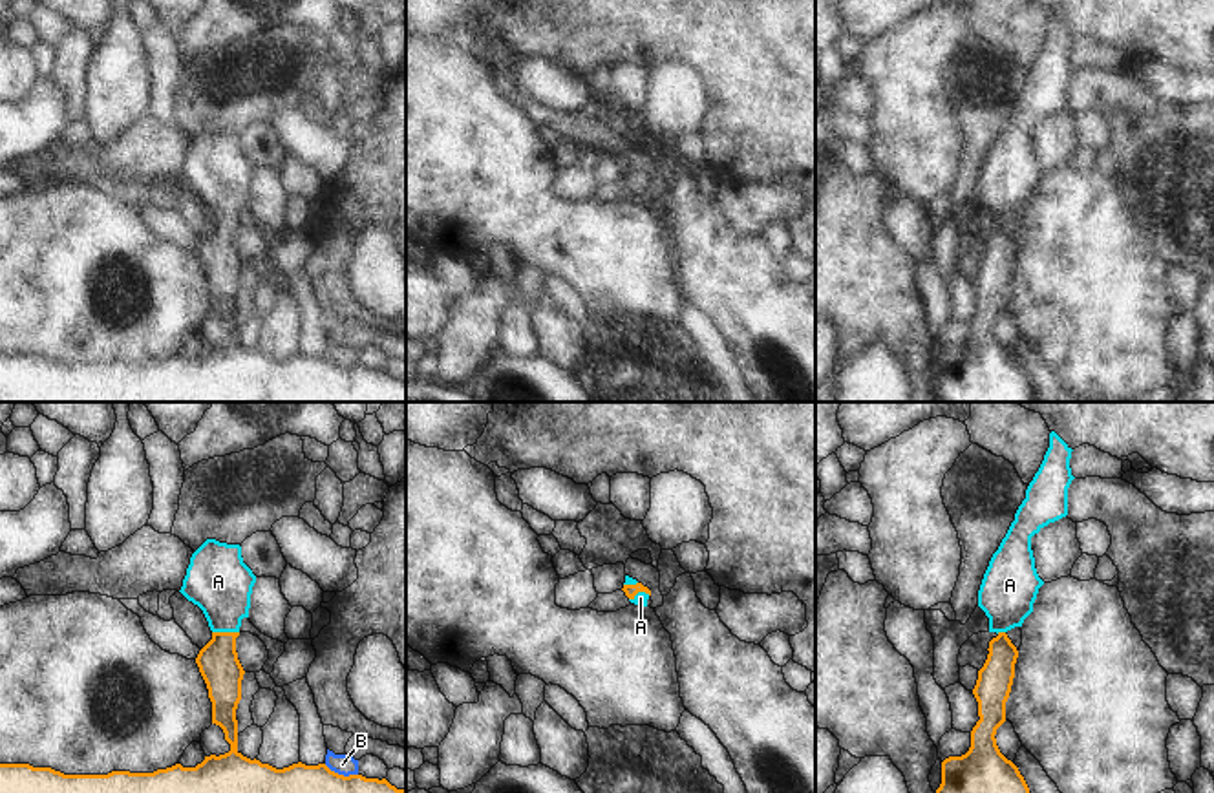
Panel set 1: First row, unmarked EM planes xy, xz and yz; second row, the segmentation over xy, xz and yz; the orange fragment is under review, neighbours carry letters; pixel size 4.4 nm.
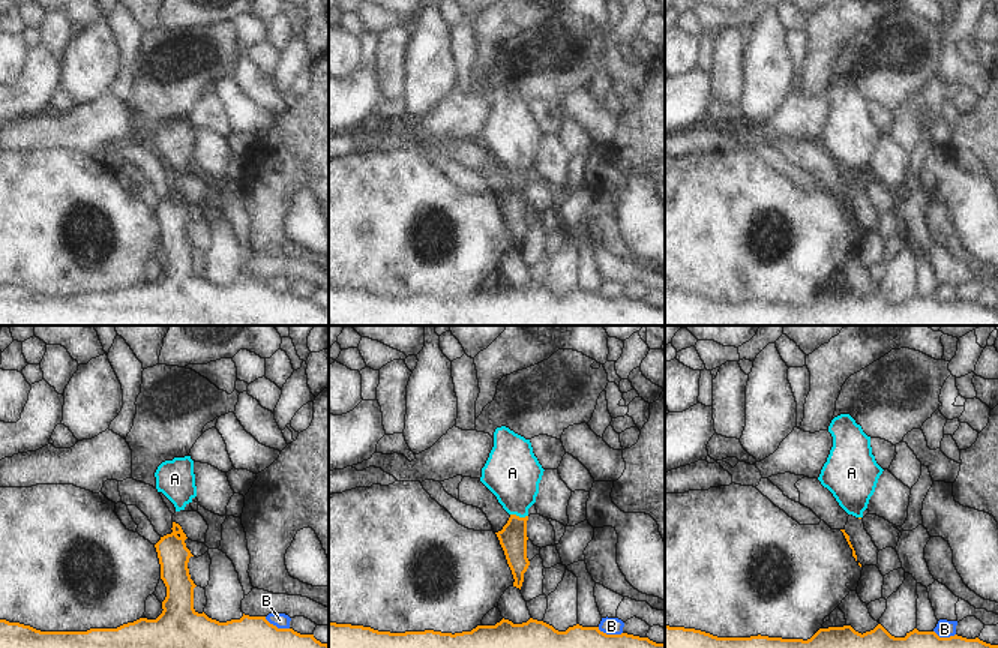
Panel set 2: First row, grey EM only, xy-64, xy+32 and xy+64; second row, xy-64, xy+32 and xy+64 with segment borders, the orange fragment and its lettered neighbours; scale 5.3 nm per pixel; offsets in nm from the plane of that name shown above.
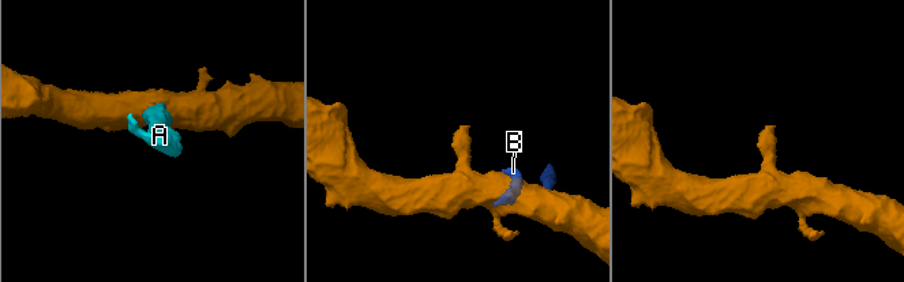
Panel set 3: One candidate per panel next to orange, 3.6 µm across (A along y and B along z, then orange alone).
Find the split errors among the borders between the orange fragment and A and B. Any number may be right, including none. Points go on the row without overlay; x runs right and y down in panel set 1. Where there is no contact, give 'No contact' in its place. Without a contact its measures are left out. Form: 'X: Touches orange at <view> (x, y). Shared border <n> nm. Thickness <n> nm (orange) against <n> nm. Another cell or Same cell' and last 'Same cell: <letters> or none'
A: Touches orange at xy (225, 223). Shared border 120 nm. Thickness 180 nm (orange) against 280 nm. Same cell
B: Touches orange at xy (340, 366). Shared border 160 nm. Thickness 400 nm (orange) against 90 nm. Another cell
Same cell: A.

